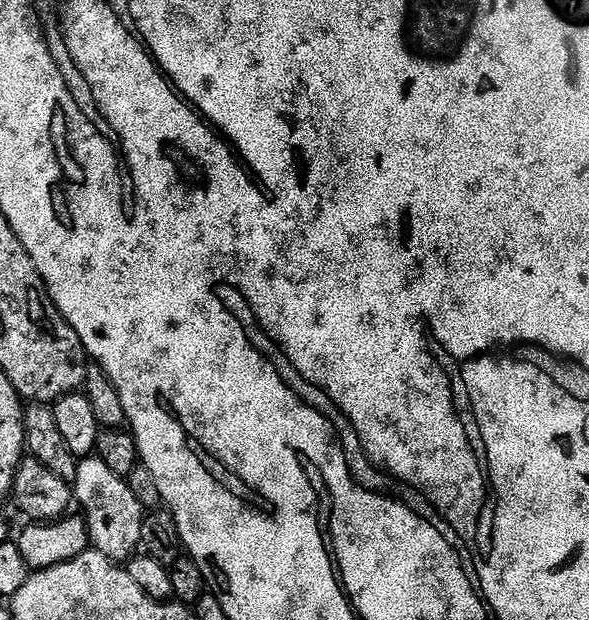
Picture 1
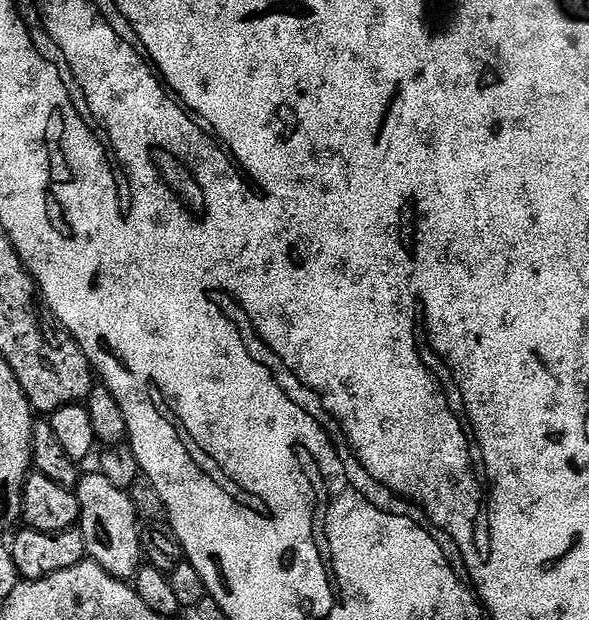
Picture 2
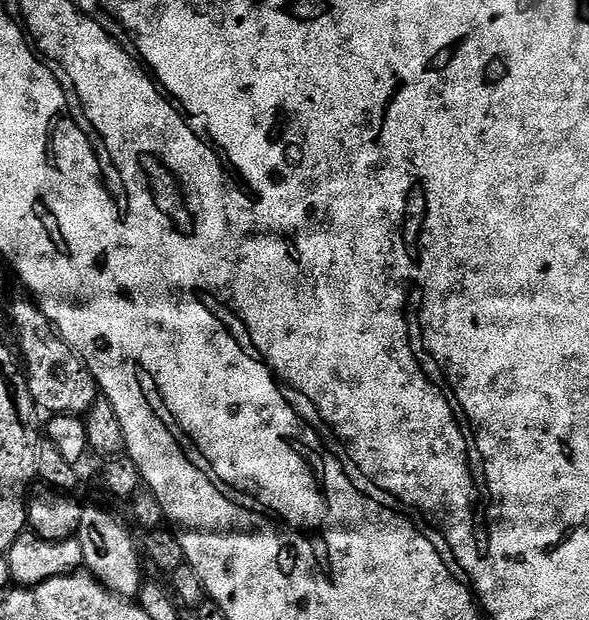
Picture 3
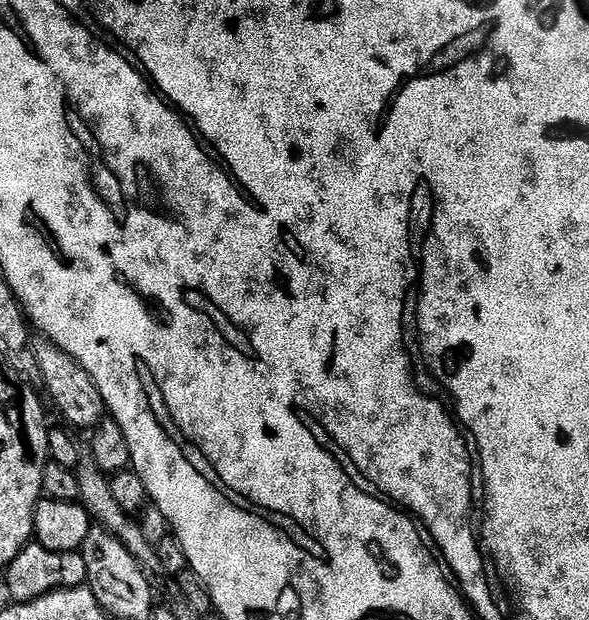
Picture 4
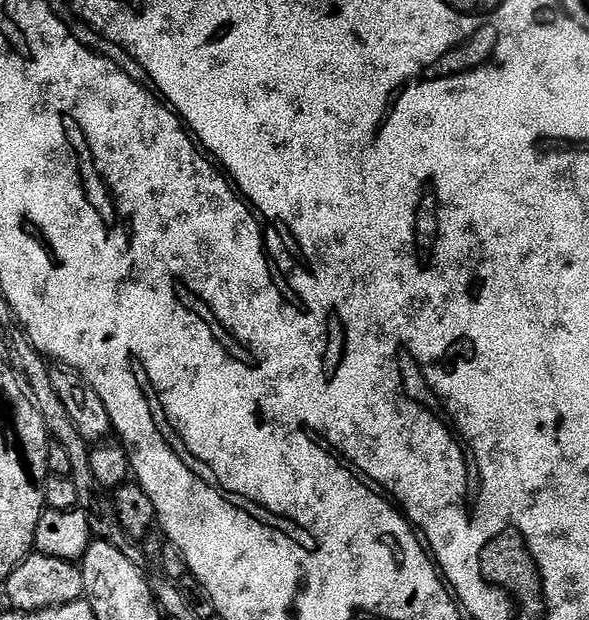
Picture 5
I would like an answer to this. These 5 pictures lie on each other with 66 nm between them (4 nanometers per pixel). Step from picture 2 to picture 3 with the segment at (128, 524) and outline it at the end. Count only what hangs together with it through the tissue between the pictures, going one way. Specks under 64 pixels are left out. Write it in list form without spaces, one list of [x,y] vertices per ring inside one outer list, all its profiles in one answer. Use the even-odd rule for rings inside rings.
[[[89,503],[82,510],[82,526],[78,539],[84,555],[84,568],[98,583],[110,589],[115,596],[139,597],[142,583],[140,577],[142,552],[138,547],[138,540],[132,537],[131,530],[114,513]]]

